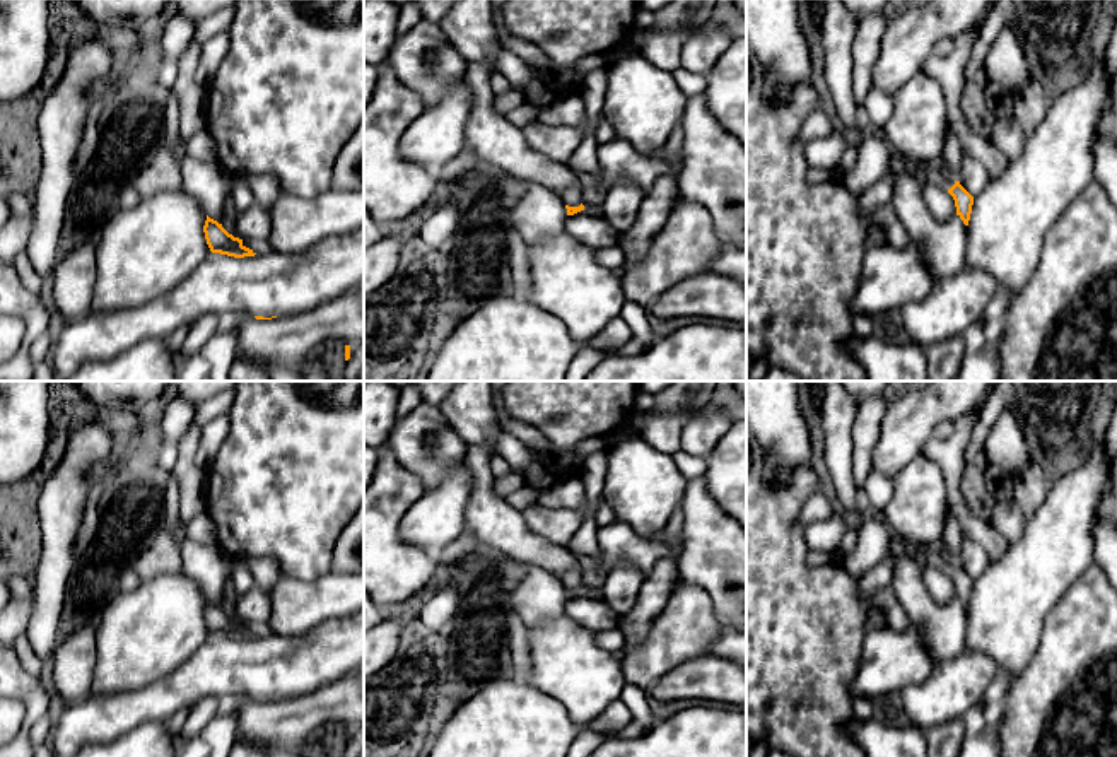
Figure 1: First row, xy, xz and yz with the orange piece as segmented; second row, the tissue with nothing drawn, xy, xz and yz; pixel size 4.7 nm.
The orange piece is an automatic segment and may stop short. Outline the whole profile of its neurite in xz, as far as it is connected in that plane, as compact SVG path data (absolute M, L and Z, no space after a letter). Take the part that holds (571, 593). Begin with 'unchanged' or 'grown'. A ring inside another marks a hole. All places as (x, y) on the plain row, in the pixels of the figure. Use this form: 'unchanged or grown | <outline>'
grown | M574 567L565 572L560 572L560 574L557 574L557 578L564 583L567 598L574 598L574 596L584 593L581 567Z

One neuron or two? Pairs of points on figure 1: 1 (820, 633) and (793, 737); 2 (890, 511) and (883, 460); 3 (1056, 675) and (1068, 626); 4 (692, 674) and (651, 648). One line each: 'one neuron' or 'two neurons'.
1: one neuron
2: two neurons
3: one neuron
4: two neurons

